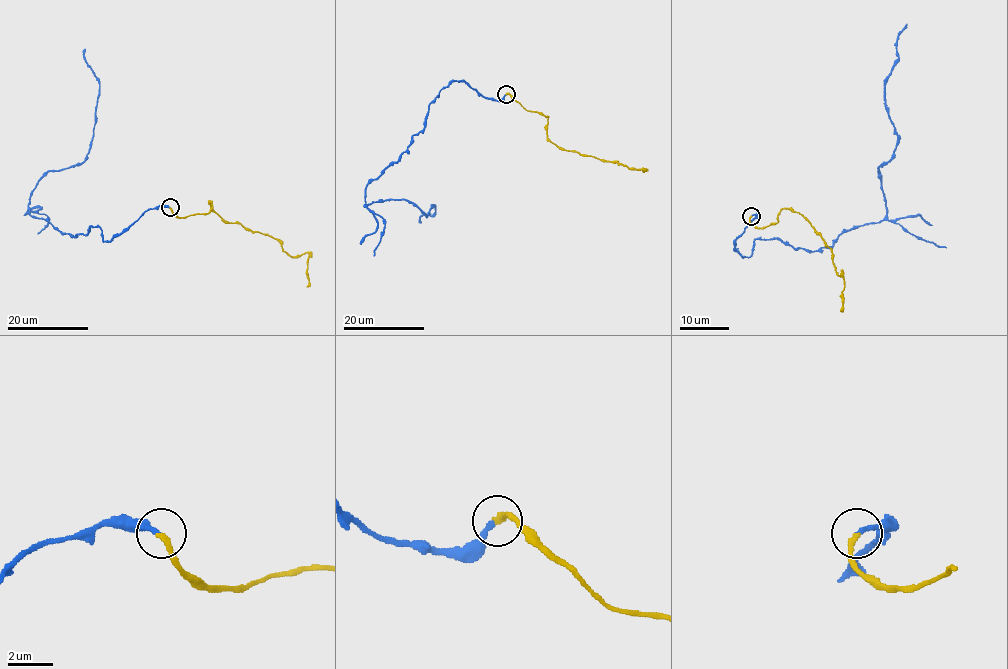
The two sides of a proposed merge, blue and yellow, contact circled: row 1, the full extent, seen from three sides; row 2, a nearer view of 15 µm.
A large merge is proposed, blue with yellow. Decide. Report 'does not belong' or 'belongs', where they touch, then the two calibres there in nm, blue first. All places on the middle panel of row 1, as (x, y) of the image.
belongs | (506, 94) | 200/240 nm

